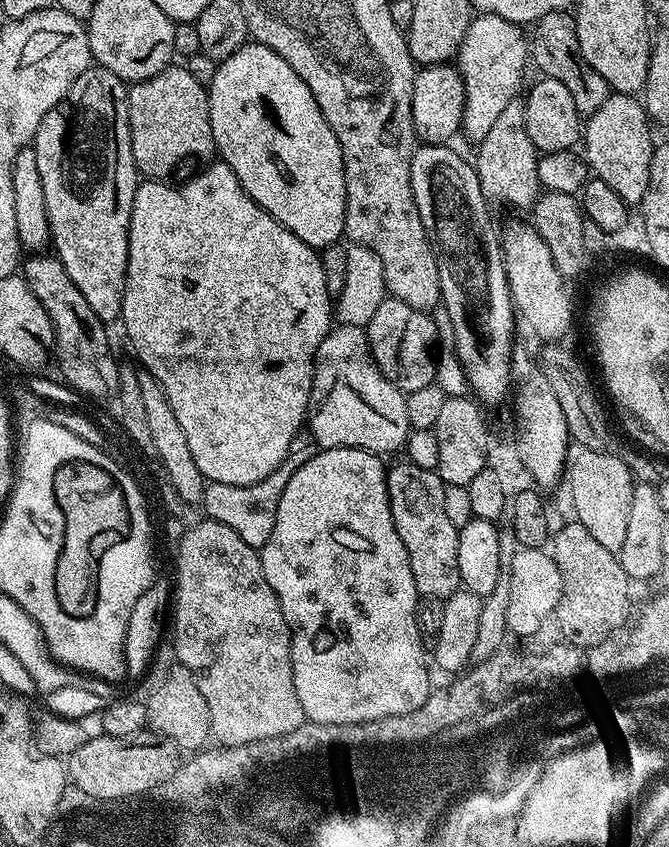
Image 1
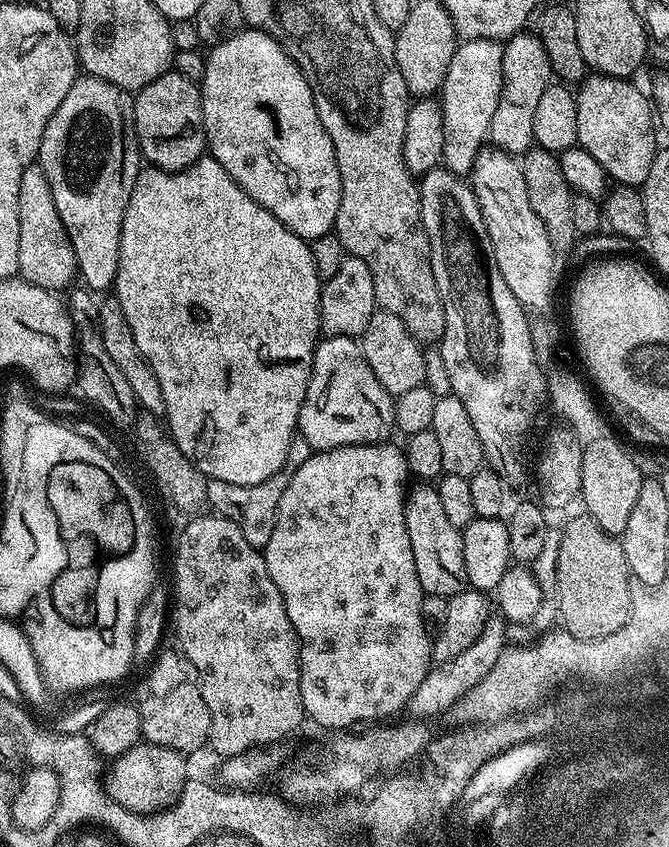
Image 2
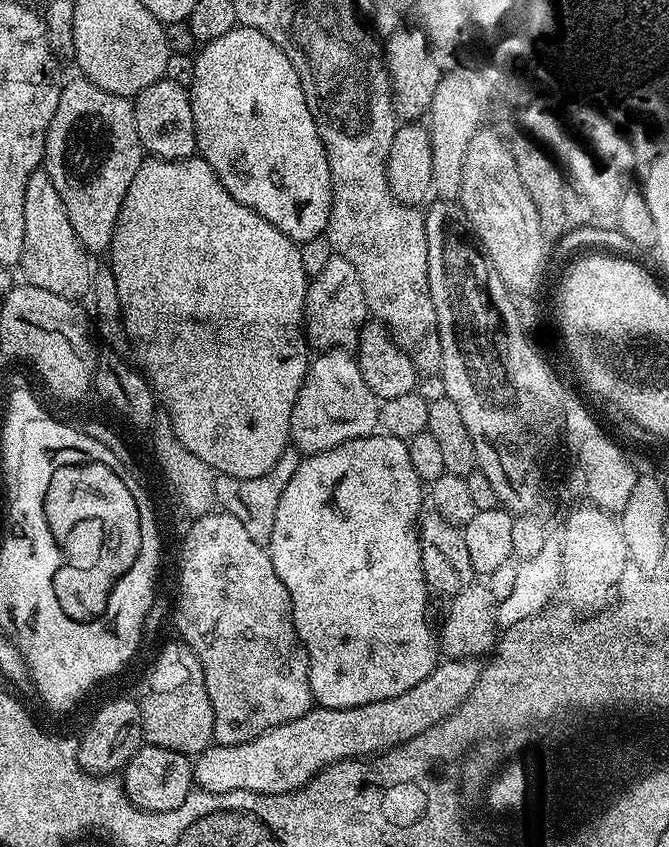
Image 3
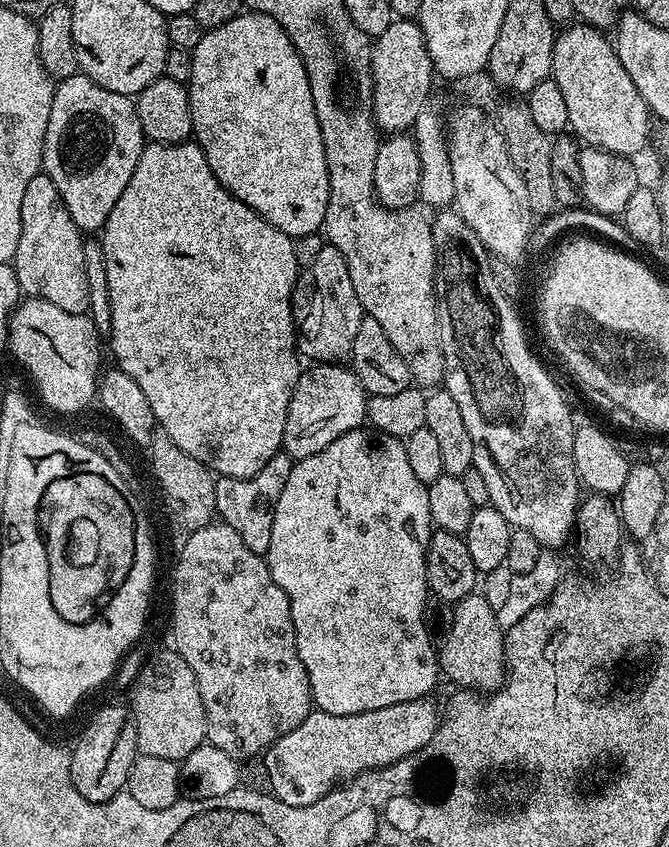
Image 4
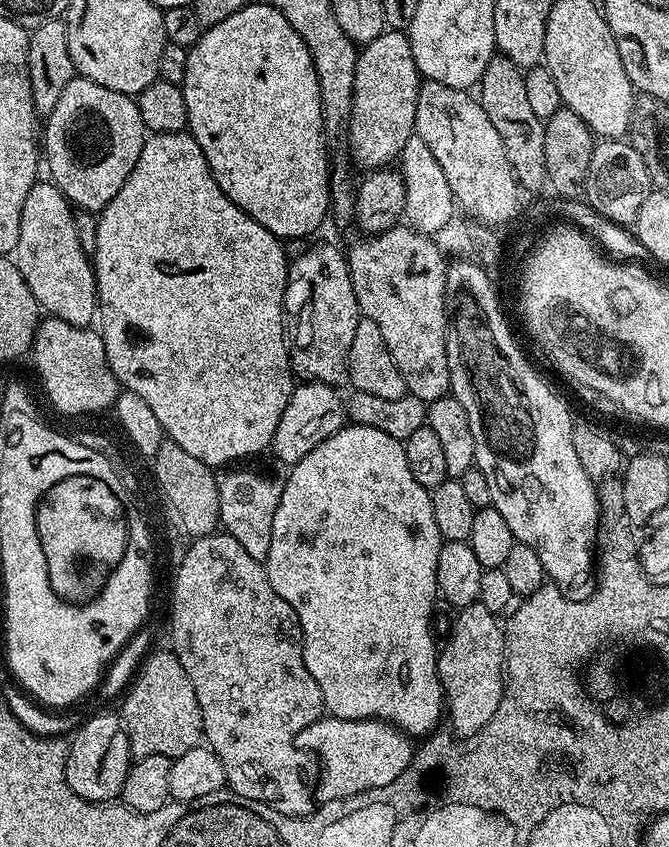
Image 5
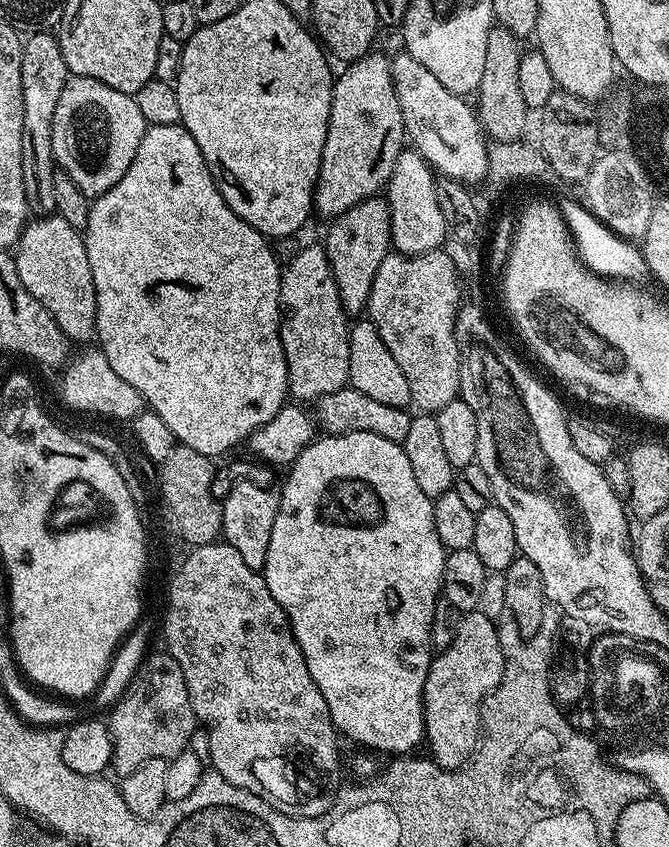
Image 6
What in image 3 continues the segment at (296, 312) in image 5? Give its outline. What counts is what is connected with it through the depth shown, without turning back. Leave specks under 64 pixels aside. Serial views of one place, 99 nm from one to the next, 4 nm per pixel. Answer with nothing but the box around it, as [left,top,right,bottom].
[304,254,369,350]

